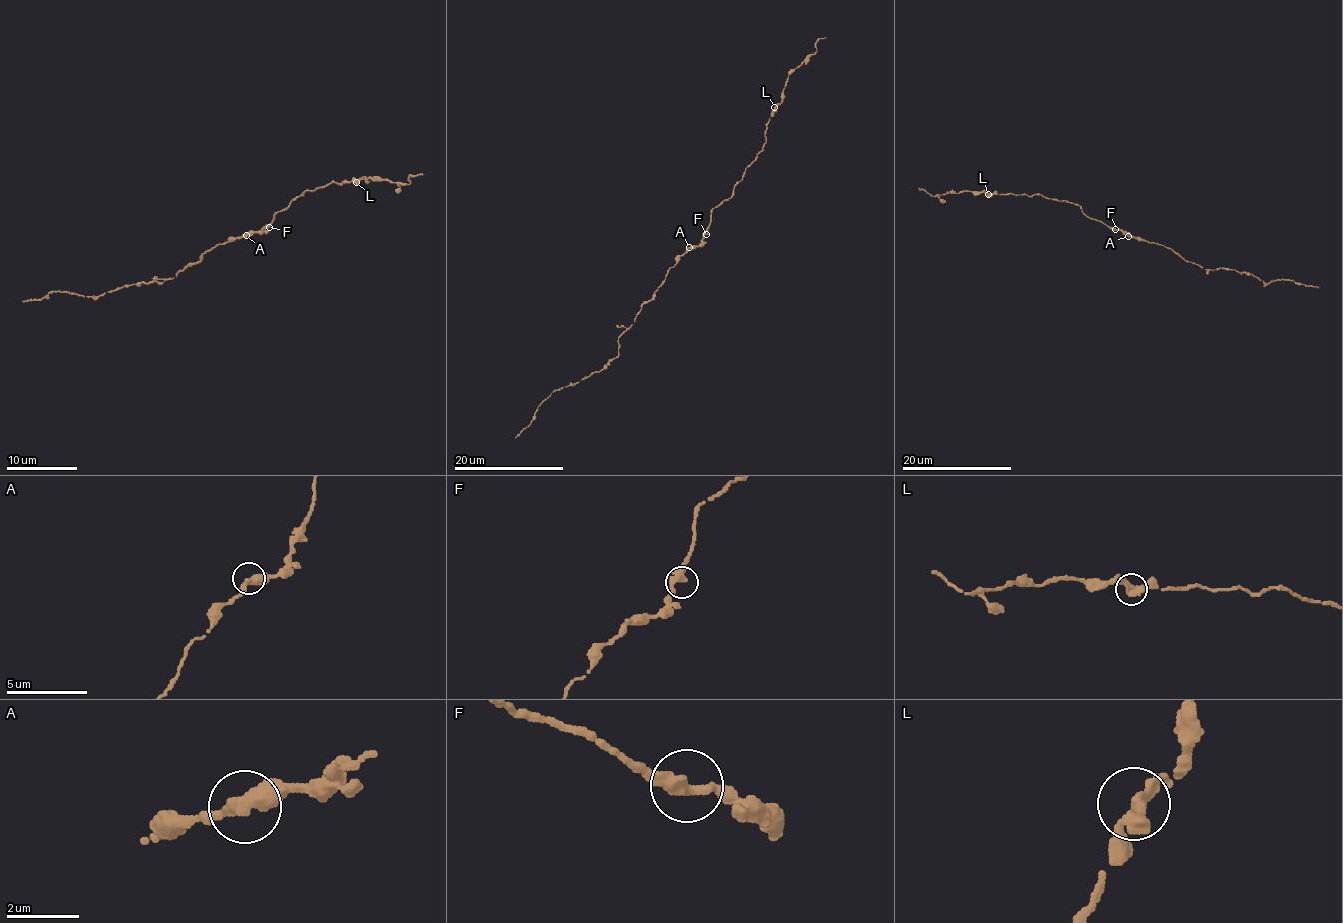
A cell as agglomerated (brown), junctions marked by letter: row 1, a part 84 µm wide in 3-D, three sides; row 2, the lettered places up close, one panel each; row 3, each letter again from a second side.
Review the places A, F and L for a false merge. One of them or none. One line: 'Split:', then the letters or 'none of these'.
Split: none of these

